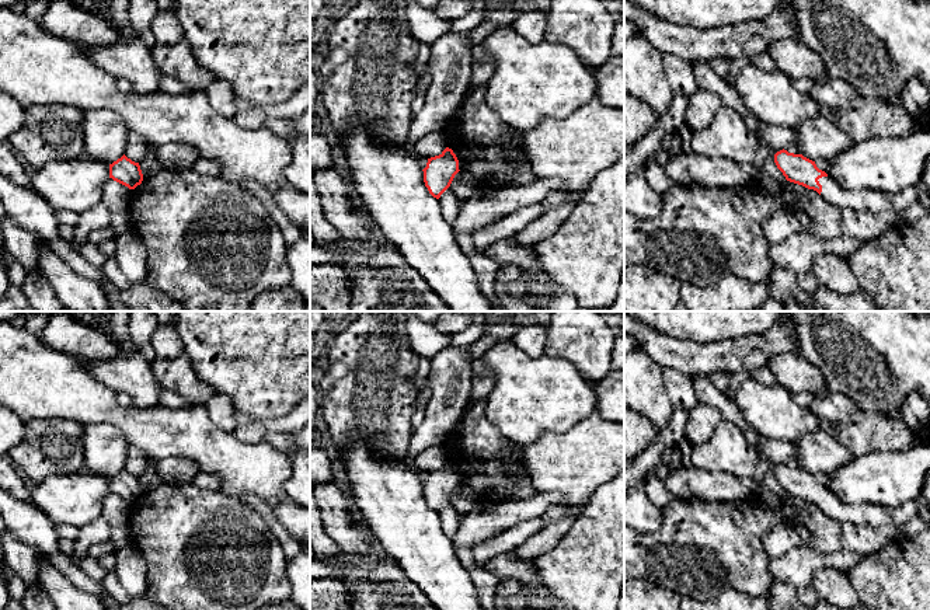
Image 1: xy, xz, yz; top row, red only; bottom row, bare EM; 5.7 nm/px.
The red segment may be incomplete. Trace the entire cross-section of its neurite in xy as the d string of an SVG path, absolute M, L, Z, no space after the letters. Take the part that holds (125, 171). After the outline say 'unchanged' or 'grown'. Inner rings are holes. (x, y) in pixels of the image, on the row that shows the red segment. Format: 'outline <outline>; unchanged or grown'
outline M123 154L121 158L109 164L109 178L129 189L135 189L142 184L143 174L139 163L132 161Z; unchanged

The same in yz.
outline M783 149L774 154L774 163L787 181L816 191L828 203L840 210L871 213L894 210L892 194L878 189L844 189L819 170L815 161L802 154L788 153Z; grown

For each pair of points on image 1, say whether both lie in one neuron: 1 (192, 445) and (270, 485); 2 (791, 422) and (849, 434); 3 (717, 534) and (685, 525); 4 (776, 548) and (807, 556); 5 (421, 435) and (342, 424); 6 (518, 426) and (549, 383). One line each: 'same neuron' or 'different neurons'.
1: same neuron
2: different neurons
3: same neuron
4: different neurons
5: different neurons
6: same neuron

